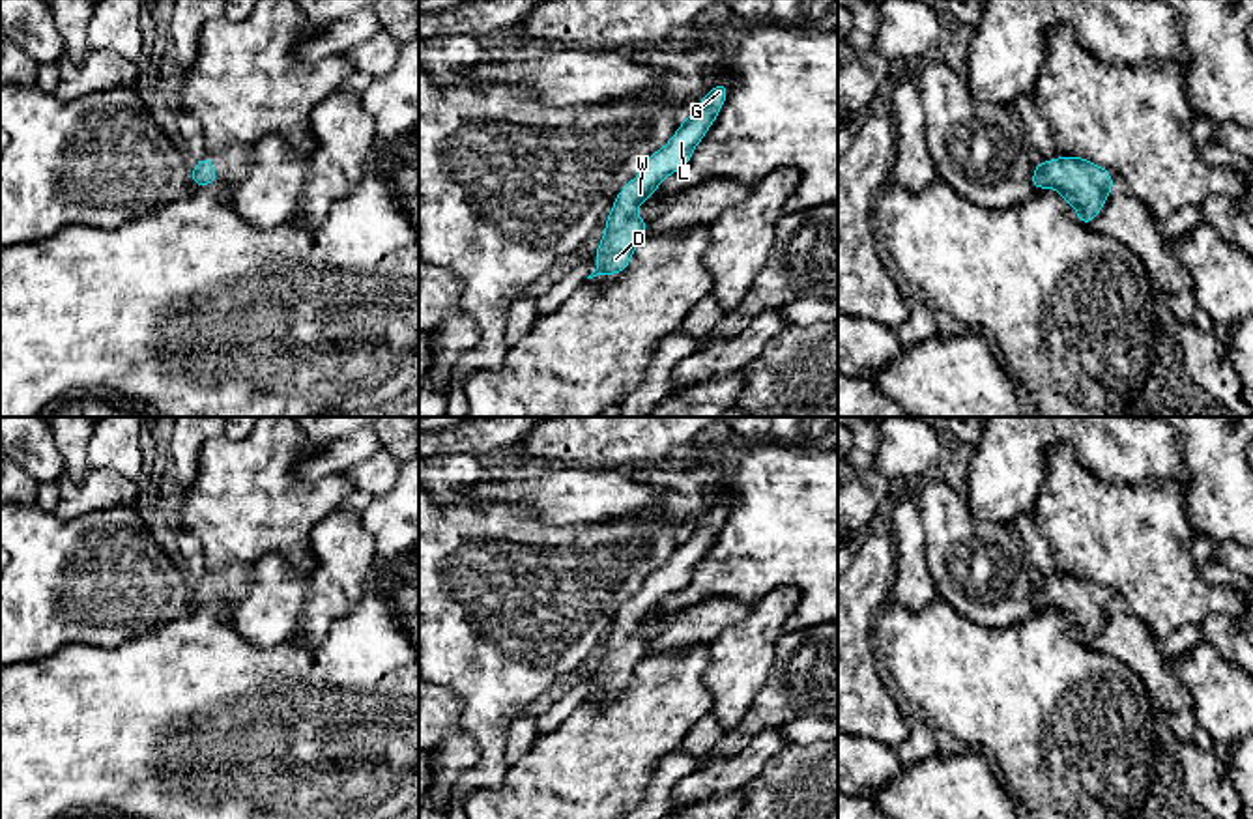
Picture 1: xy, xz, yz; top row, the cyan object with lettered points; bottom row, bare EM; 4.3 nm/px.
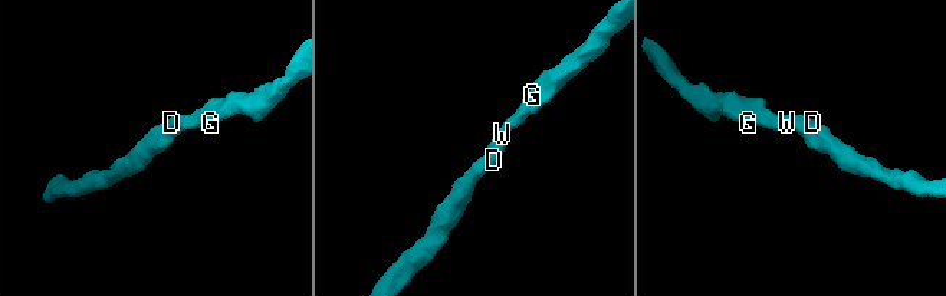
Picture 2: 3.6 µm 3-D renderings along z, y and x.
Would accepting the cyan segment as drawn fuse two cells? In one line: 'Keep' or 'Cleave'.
Keep

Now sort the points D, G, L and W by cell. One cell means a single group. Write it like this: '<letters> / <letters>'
D G L W

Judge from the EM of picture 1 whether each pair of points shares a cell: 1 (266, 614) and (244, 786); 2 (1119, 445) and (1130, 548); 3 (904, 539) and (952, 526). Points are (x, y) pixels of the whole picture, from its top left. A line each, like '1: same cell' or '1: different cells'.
1: different cells
2: different cells
3: different cells

